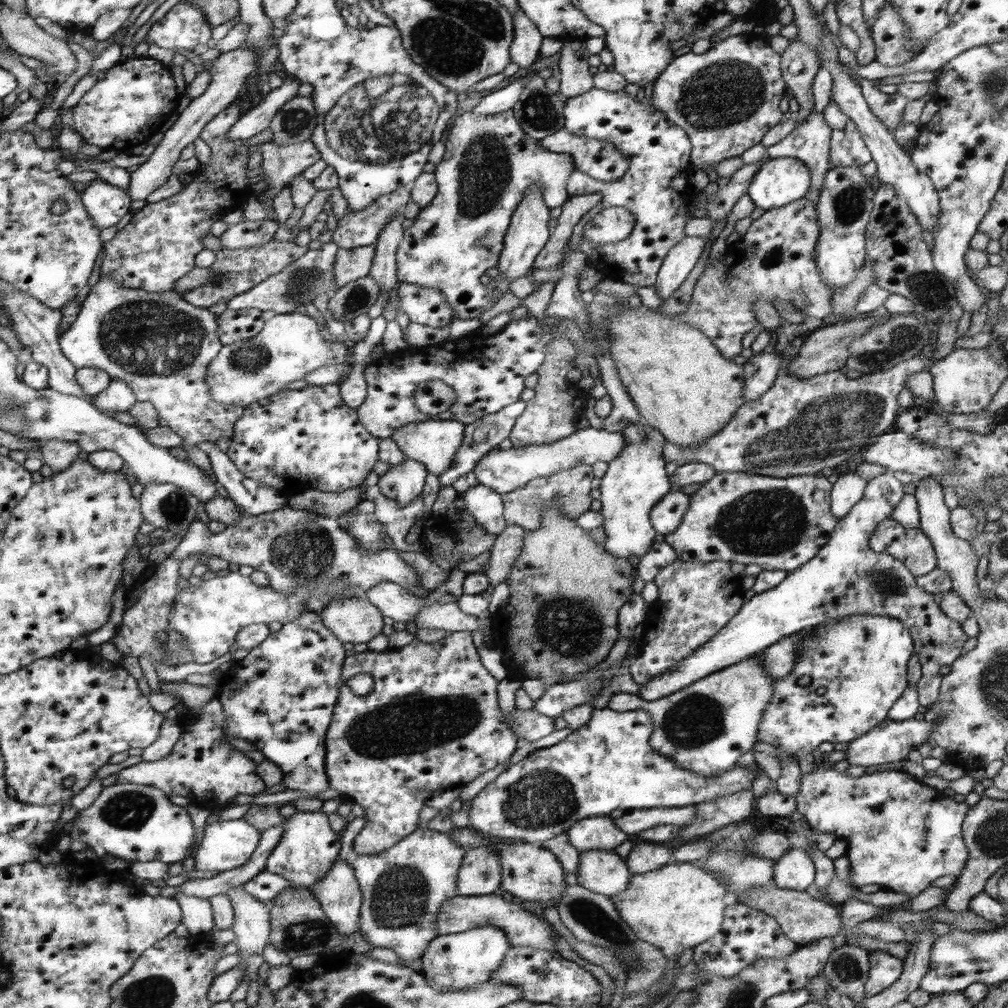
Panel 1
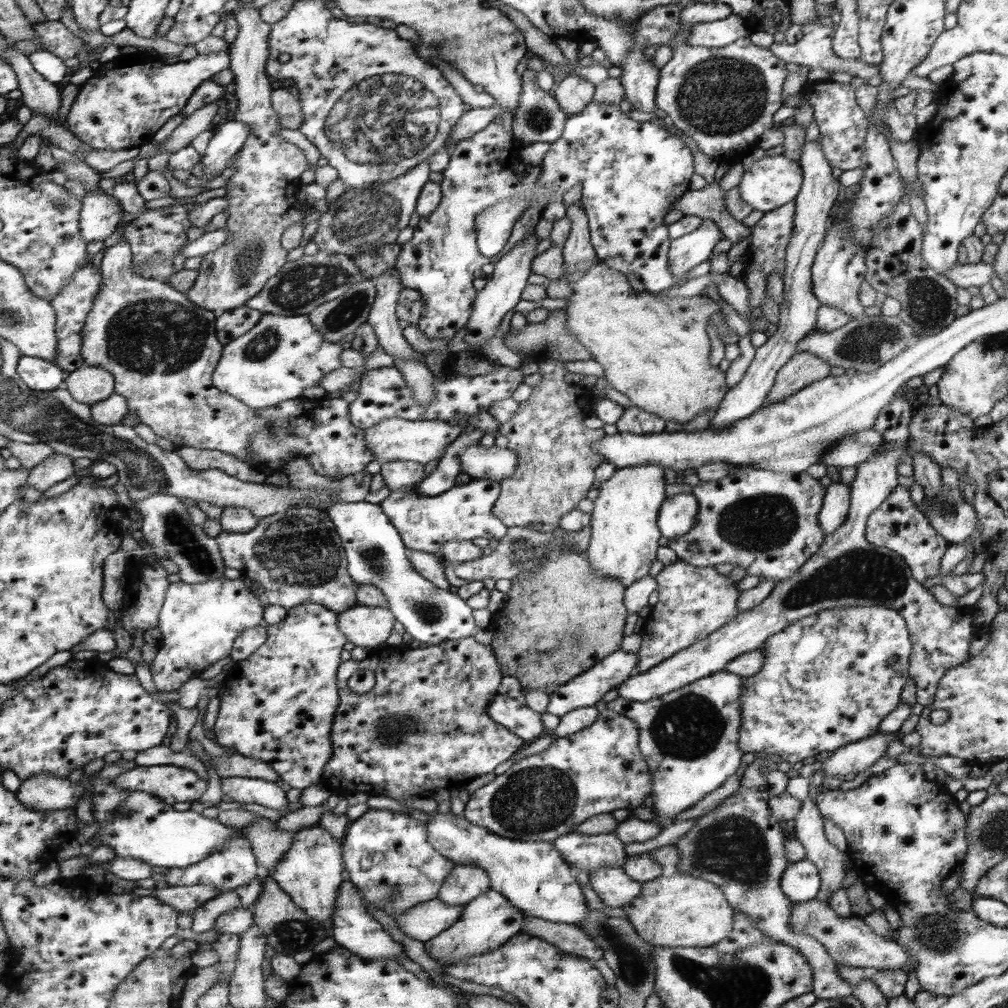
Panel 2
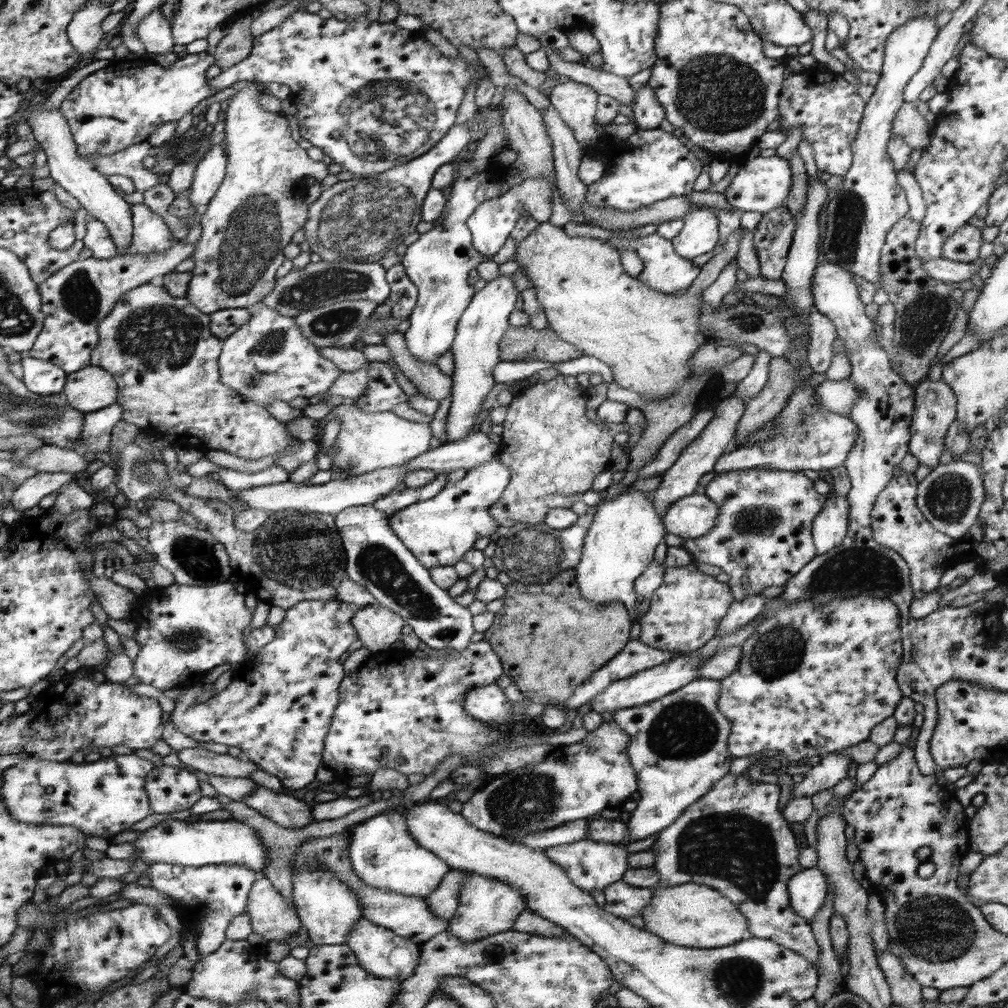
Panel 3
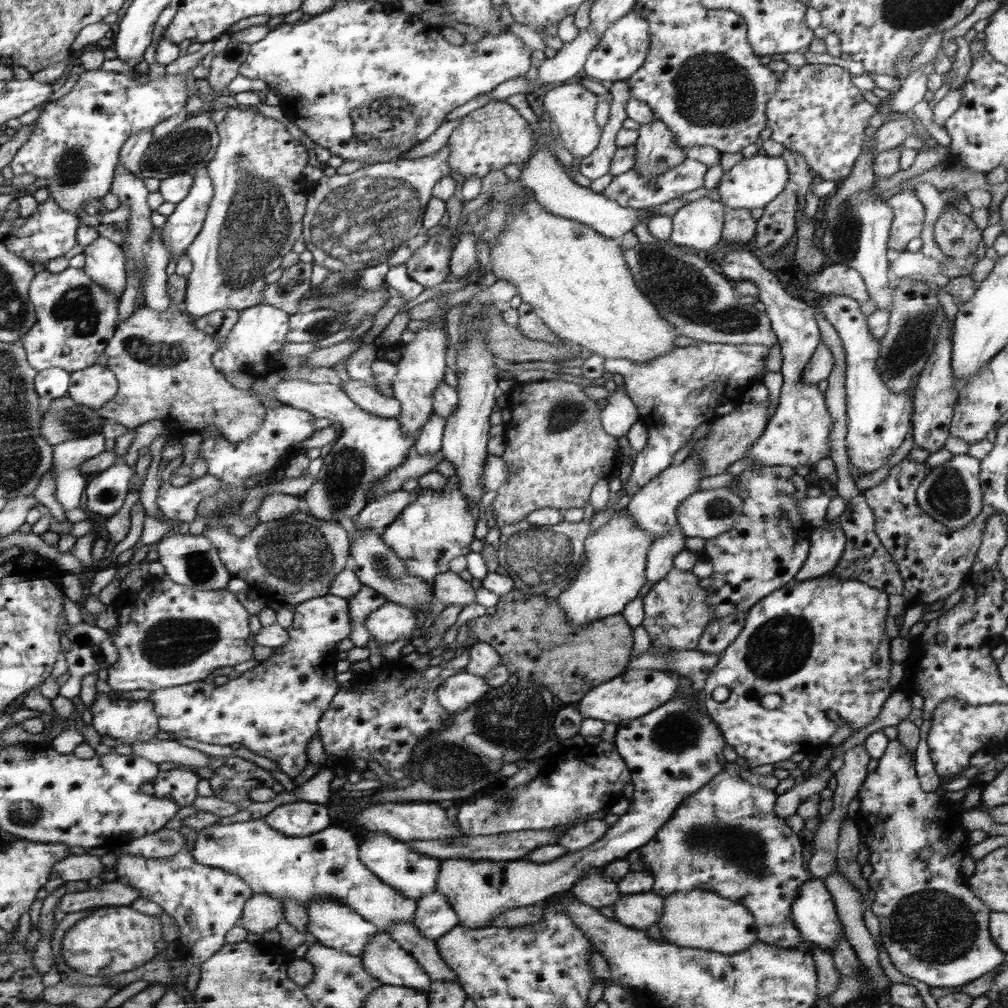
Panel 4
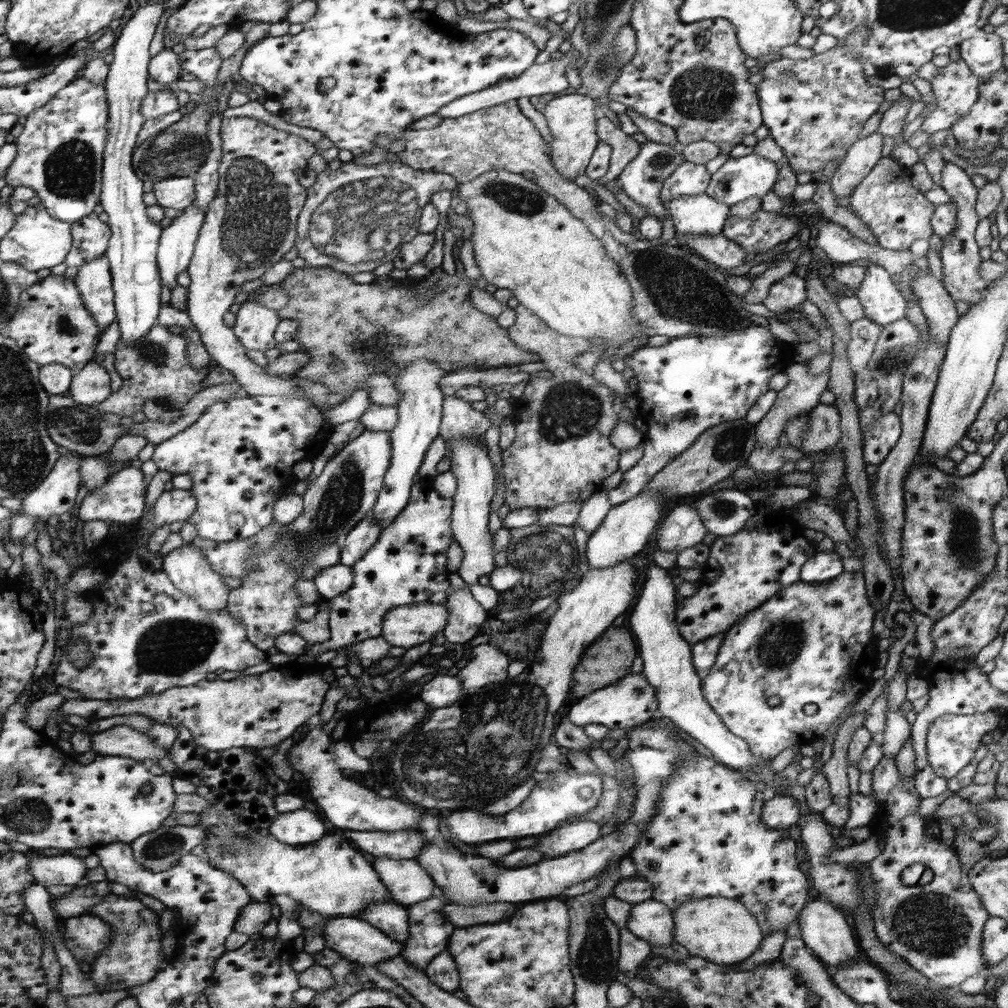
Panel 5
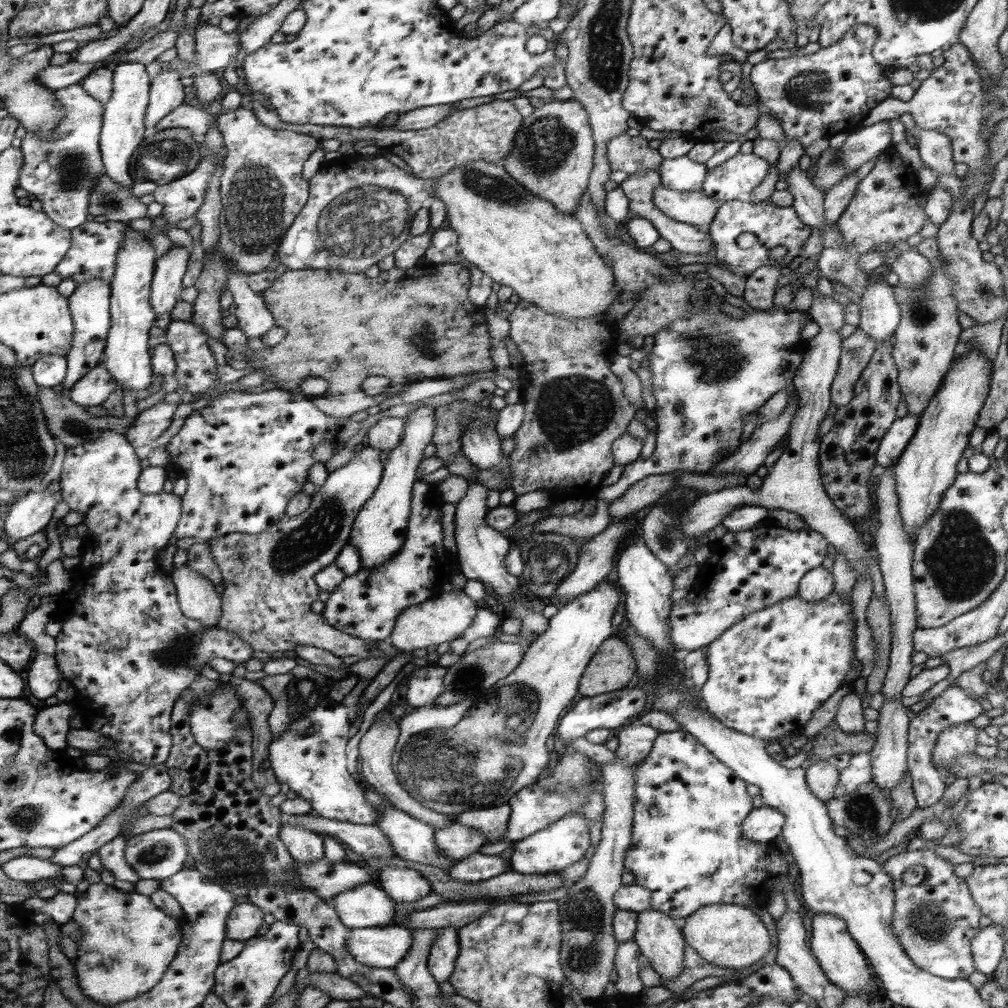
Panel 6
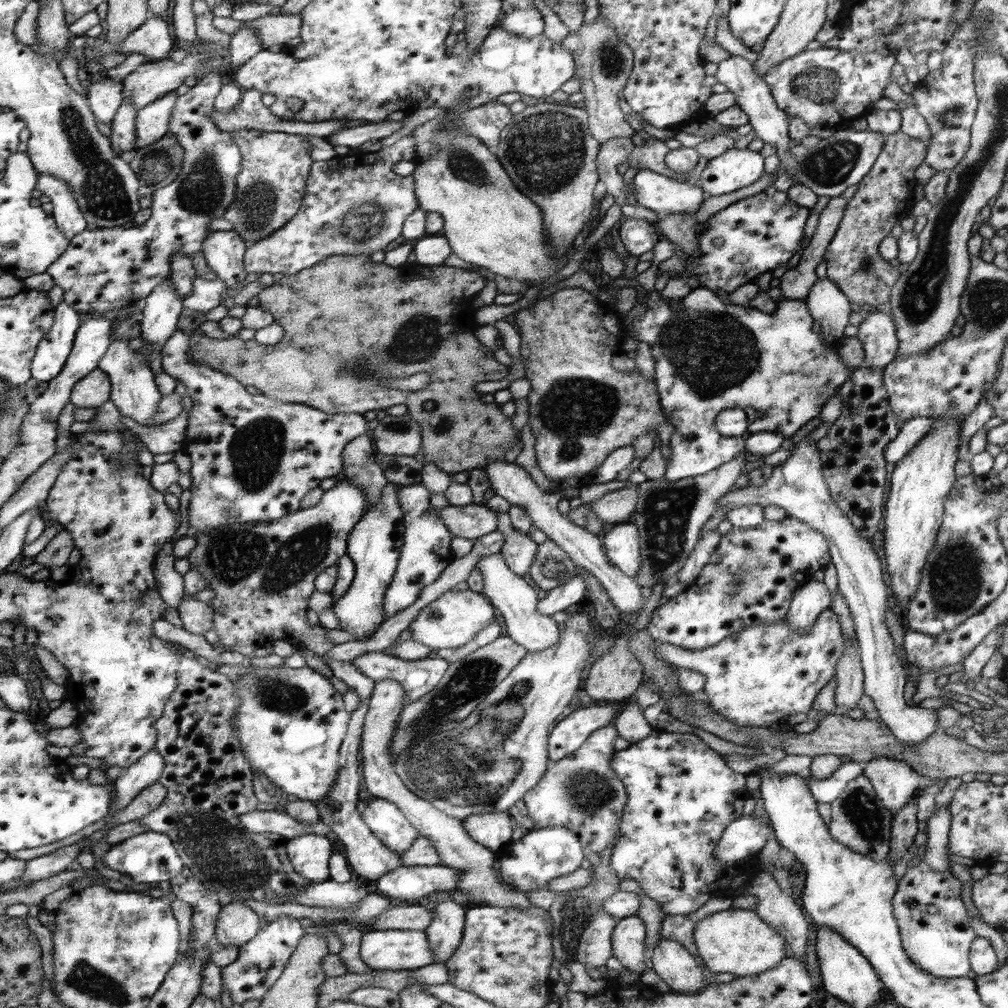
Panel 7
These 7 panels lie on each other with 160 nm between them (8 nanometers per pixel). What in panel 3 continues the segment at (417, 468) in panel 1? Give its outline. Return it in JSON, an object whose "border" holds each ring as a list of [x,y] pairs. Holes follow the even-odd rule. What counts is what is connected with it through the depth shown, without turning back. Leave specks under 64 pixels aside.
{"border":[[[493,458],[482,466],[464,472],[462,480],[446,482],[446,487],[436,497],[394,511],[388,517],[389,523],[426,568],[453,566],[464,558],[478,538],[494,536],[502,527],[490,510],[509,487],[509,480],[509,468],[498,458]]]}

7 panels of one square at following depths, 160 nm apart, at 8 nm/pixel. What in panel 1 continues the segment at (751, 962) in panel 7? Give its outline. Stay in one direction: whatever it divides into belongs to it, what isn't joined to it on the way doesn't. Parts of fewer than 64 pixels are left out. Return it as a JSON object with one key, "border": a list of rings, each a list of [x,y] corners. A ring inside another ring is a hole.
{"border":[[[672,862],[654,872],[633,874],[626,890],[610,896],[610,901],[614,903],[618,915],[634,931],[634,934],[640,940],[659,948],[671,964],[677,964],[677,959],[684,950],[693,949],[717,935],[721,931],[725,909],[737,903],[735,896],[730,895],[720,881],[708,872],[704,872],[696,863],[680,862]]]}

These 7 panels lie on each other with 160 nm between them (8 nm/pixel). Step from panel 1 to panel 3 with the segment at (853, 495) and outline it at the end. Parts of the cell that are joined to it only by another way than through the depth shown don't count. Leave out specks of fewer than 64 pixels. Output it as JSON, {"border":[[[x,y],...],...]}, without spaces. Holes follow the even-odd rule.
{"border":[[[830,496],[824,502],[824,508],[812,521],[812,536],[817,555],[824,554],[837,547],[847,535],[849,523],[849,505],[842,496]]]}

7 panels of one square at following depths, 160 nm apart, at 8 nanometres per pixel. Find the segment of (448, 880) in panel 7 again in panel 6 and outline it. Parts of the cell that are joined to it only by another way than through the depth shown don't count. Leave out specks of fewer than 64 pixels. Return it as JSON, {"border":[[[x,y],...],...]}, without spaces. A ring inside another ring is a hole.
{"border":[[[475,853],[462,861],[455,862],[450,876],[456,882],[482,882],[500,876],[510,869],[509,860],[496,856]],[[386,866],[380,870],[378,880],[396,903],[416,902],[433,892],[433,885],[424,874],[406,866]]]}

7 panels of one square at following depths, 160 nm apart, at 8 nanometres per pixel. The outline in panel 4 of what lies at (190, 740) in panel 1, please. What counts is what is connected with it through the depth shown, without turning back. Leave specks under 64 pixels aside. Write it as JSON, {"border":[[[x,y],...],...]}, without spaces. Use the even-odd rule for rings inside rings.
{"border":[[[179,766],[170,770],[162,770],[151,781],[158,798],[171,798],[178,806],[184,807],[195,802],[199,797],[197,784],[199,775],[192,771],[180,770]],[[294,801],[278,805],[265,816],[265,821],[284,836],[302,838],[329,828],[329,806],[313,802]]]}

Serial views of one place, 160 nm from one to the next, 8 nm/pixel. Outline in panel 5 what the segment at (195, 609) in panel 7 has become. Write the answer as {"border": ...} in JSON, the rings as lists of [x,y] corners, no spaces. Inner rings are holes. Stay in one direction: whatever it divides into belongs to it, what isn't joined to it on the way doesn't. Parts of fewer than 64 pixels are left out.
{"border":[[[187,543],[187,545],[173,550],[163,556],[162,566],[161,570],[168,575],[174,586],[184,592],[186,596],[193,598],[201,609],[215,611],[227,608],[227,598],[231,588],[226,585],[224,578],[210,566],[204,553],[201,553],[198,547]]]}

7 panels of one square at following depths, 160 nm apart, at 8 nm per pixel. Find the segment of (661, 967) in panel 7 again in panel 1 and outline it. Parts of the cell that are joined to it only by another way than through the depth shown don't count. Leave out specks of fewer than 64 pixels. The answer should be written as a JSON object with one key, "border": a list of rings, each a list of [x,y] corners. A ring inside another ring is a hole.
{"border":[[[606,850],[580,852],[576,875],[580,886],[608,898],[624,892],[633,876],[615,851]]]}

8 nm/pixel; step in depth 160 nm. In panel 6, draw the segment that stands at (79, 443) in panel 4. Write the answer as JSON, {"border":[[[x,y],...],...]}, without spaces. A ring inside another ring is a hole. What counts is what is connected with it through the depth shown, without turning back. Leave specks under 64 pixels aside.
{"border":[[[52,481],[46,490],[28,492],[9,508],[2,527],[2,530],[6,531],[6,537],[17,541],[44,531],[48,522],[52,520],[54,507],[62,501],[60,481]]]}

